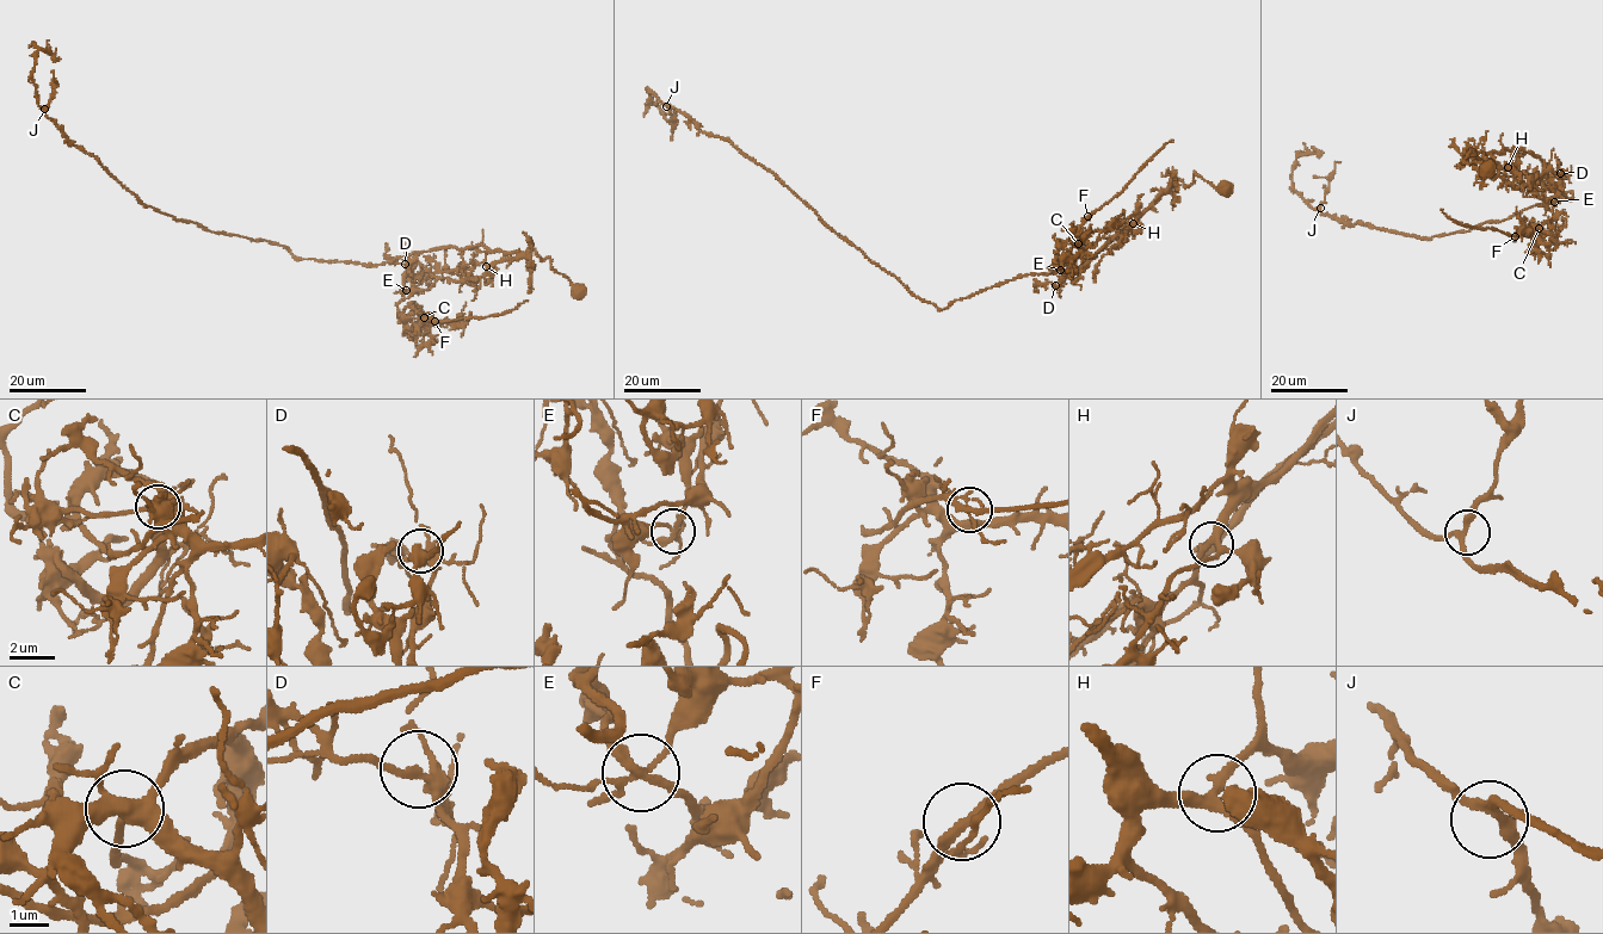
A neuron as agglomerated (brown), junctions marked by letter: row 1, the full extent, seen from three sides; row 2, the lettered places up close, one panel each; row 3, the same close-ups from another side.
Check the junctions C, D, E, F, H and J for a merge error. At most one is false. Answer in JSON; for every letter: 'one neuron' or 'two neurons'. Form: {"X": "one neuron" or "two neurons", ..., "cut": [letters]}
{"C": "one neuron", "D": "one neuron", "E": "two neurons", "F": "one neuron", "H": "one neuron", "J": "one neuron", "cut": ["E"]}

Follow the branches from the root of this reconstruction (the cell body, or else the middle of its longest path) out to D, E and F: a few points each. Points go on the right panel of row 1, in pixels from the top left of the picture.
D: (1484, 168), (1463, 161), (1473, 153), (1463, 150), (1543, 199), (1559, 193), (1560, 173)
E: (1484, 168), (1463, 161), (1473, 153), (1463, 150), (1494, 162), (1511, 186), (1527, 185), (1554, 202)
F: (1484, 168), (1463, 150), (1566, 222), (1555, 241), (1515, 236)

